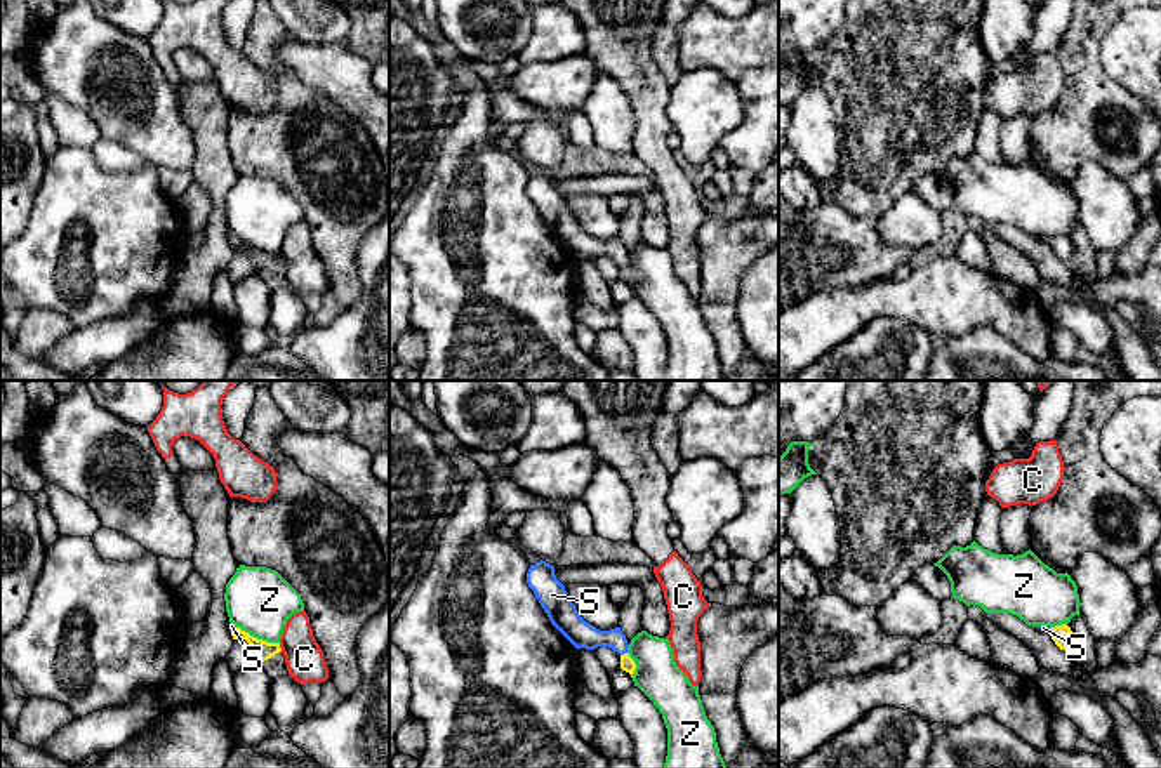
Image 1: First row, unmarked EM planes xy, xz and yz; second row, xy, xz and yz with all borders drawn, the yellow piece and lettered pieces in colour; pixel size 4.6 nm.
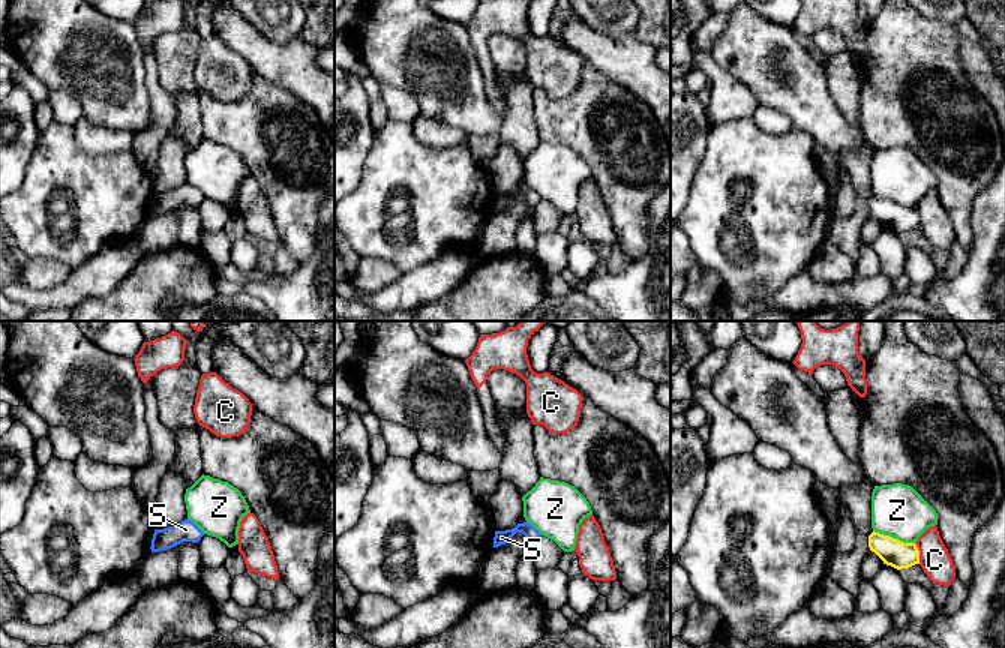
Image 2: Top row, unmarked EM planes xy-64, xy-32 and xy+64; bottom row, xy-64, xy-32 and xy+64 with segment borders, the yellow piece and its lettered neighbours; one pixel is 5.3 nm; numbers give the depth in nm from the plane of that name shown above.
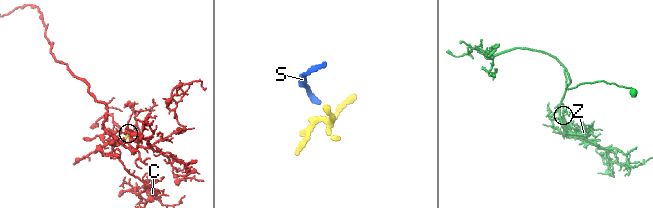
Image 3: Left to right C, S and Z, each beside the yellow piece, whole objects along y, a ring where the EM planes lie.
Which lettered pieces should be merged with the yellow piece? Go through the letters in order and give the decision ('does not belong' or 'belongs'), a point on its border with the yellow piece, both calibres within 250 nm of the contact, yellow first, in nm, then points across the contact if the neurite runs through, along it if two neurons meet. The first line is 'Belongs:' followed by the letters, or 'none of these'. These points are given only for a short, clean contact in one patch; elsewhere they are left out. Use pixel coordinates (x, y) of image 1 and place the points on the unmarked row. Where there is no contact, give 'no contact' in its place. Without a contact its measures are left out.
Belongs: S
C: does not belong; contact xy (278, 258); calibres 90 and 180 nm
S: belongs; contact xz (624, 264); calibres 70 and 120 nm; way xz (628, 275), (624, 264), (609, 249), (577, 242)
Z: does not belong; contact xy (256, 249); calibres 90 and 300 nm

